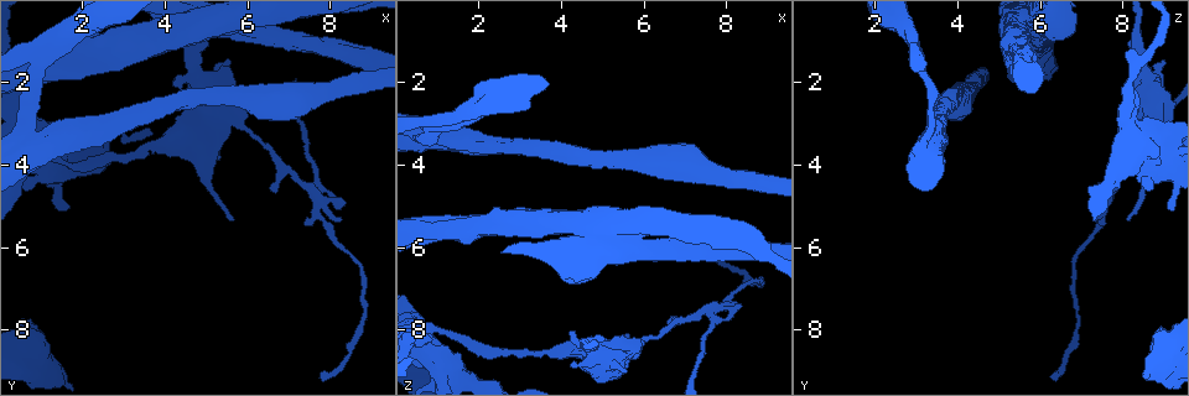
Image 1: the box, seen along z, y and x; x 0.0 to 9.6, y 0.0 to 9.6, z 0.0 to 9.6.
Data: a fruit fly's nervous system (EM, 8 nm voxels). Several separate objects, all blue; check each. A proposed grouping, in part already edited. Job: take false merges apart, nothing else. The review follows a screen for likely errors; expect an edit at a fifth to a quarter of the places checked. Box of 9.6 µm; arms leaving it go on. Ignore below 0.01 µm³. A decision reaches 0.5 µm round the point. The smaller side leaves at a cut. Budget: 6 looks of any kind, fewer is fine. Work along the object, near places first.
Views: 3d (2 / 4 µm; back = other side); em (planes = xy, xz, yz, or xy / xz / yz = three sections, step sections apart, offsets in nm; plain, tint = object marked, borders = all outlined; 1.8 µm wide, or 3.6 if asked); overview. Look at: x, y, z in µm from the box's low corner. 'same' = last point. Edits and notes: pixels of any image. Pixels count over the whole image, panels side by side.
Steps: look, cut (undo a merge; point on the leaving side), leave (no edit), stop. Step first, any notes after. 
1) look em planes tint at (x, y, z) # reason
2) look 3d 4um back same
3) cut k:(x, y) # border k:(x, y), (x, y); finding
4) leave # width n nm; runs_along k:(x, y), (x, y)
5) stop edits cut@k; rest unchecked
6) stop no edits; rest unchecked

look em 3.6um planes plain at (1.85, 0.65, 2.70)

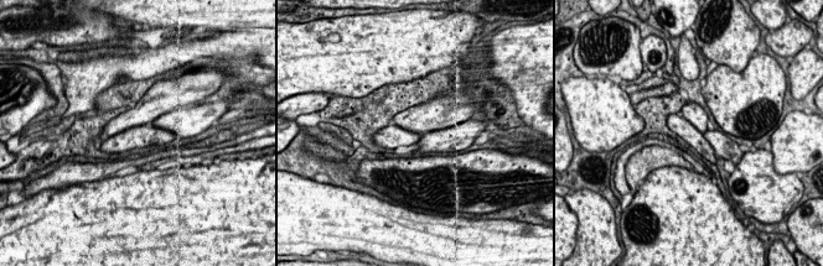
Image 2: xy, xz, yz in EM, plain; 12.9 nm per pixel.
look em 3.6um planes borders same

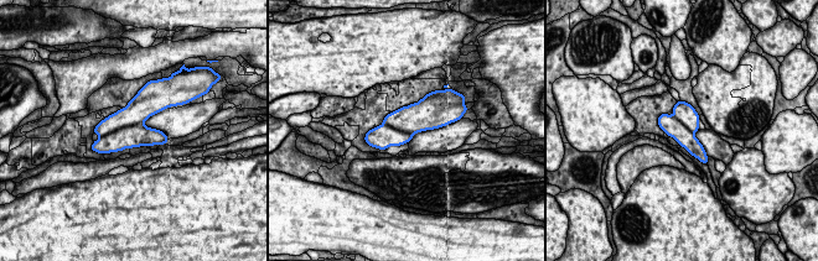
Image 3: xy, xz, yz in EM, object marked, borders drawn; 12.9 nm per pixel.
cut 3:(133, 114) # width 400 nm; border 3:(143, 121), (119, 128), (99, 137); two cells meet here

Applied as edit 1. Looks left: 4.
look overview

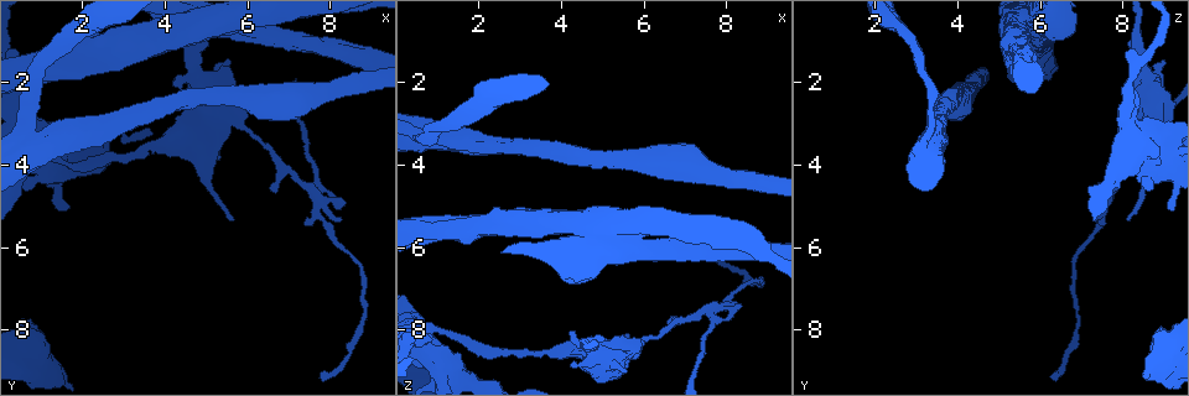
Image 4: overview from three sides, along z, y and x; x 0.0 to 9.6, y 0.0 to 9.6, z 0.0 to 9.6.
look em 3.6um planes tint at (0.70, 3.30, 3.30) # small branch off a trunk

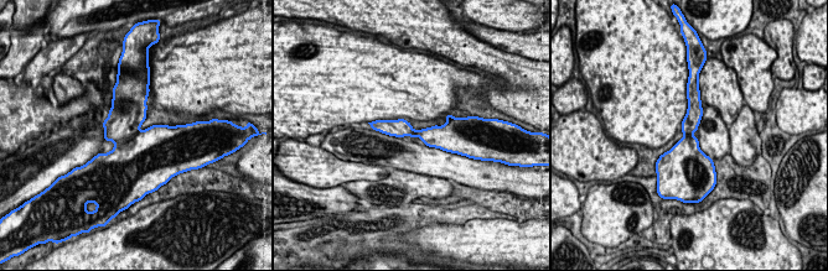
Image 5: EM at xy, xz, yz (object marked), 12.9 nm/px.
leave # width 240 nm; runs_along 5:(377, 125), (419, 134), (448, 131); one cell here

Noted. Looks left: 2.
look em 3.6um xy step 8 tint at (5.00, 2.35, 8.50) # thin neck

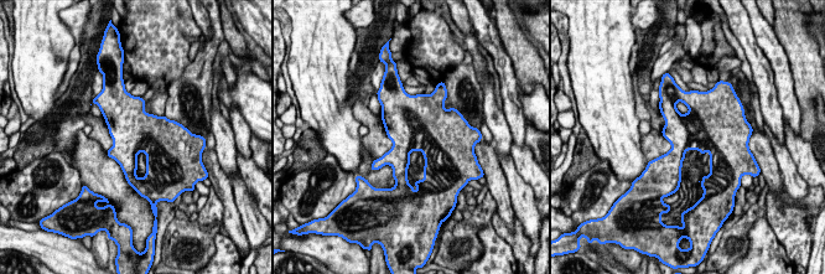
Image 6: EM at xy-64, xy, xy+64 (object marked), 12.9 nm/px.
look em 3.6um yz step 8 tint same # cut it another way

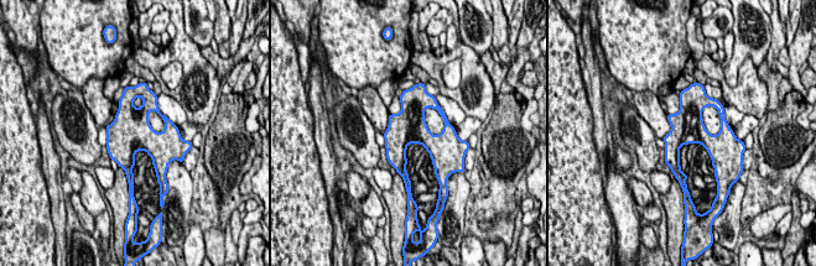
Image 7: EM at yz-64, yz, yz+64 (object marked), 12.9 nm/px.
leave # all the same cell

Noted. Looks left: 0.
stop edits cut@3; rest unchecked

